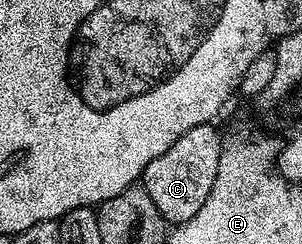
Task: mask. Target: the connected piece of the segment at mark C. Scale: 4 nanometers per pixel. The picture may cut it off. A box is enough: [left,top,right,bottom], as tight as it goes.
[141,121,224,225]

